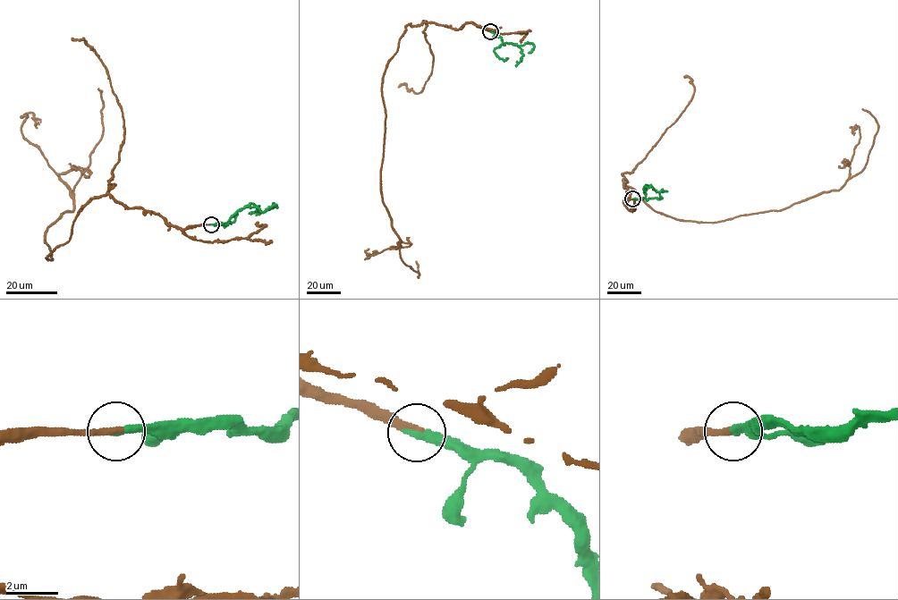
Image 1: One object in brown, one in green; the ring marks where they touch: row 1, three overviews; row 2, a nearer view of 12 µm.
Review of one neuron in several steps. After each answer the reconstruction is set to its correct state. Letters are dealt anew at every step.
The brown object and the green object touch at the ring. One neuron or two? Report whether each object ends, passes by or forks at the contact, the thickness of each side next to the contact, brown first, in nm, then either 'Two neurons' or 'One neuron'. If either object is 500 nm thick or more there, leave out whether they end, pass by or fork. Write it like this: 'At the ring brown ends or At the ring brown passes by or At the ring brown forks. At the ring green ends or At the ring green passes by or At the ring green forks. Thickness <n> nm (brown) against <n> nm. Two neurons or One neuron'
At the ring brown ends. At the ring green ends. Thickness 280 nm (brown) against 340 nm. One neuron

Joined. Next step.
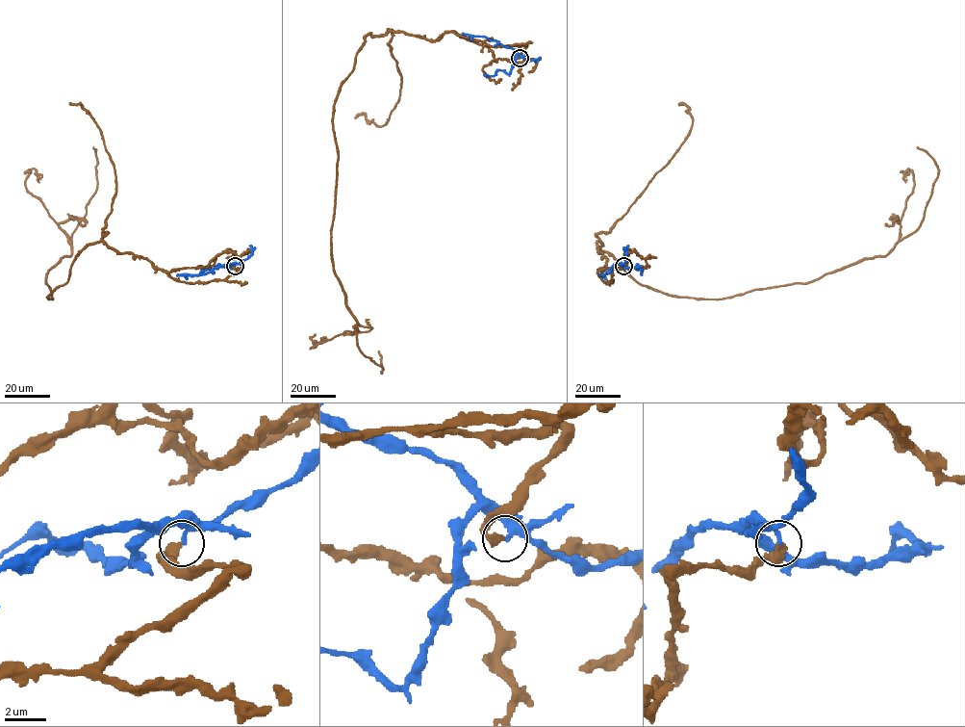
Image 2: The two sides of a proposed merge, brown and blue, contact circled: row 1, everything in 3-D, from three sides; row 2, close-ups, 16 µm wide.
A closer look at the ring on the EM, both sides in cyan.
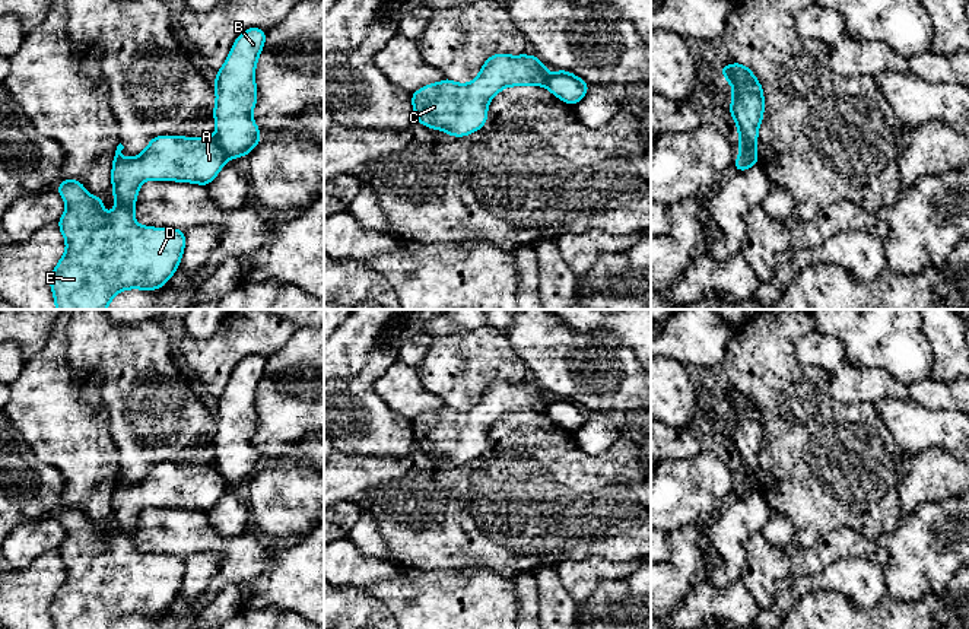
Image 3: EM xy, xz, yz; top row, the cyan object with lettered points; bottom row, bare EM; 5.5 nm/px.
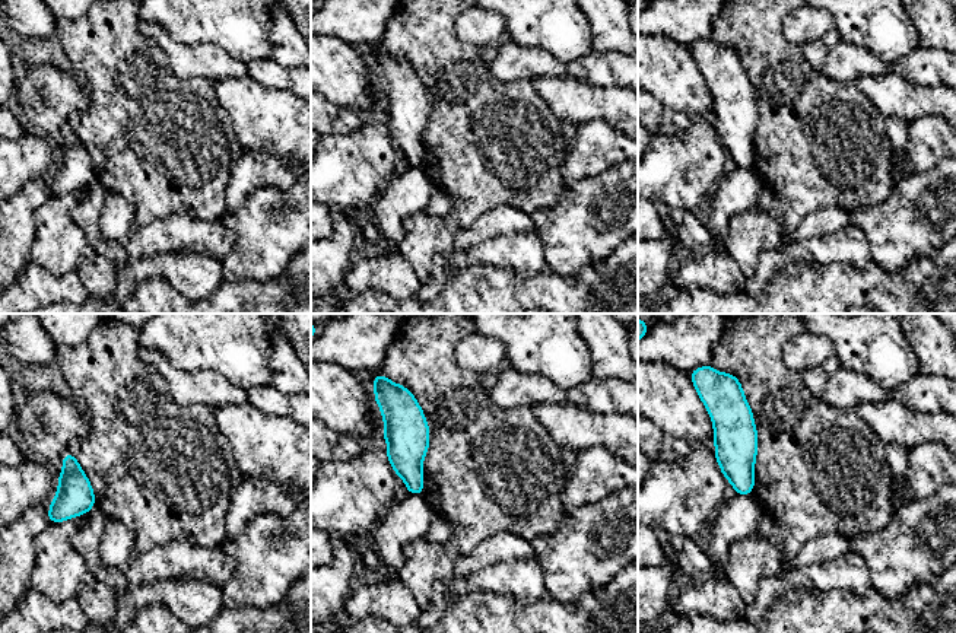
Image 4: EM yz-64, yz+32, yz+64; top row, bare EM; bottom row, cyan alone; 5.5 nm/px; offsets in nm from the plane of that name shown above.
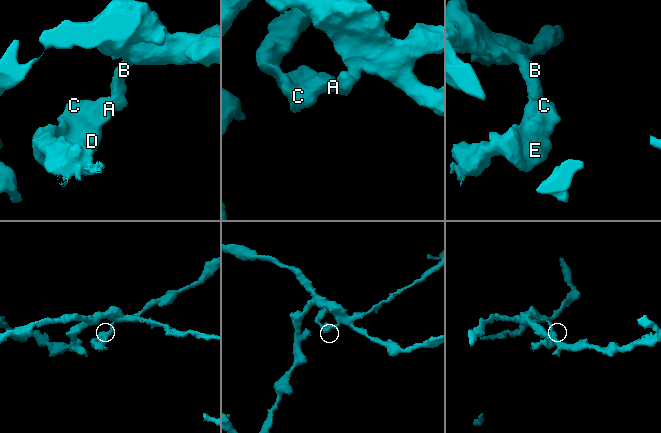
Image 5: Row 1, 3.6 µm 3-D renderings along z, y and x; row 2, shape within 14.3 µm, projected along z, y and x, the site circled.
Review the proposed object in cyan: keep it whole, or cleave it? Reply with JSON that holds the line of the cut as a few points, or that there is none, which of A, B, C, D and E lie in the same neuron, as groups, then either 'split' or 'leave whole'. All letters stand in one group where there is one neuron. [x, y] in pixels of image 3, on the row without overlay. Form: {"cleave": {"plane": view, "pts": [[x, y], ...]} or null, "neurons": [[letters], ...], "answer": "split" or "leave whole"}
{"cleave": {"plane": "xy", "pts": [[215, 461], [226, 483]]}, "neurons": [["A", "C", "D", "E"], ["B"]], "answer": "split"}

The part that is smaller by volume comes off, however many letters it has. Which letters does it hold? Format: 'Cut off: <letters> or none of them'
Cut off: A, C, D, E

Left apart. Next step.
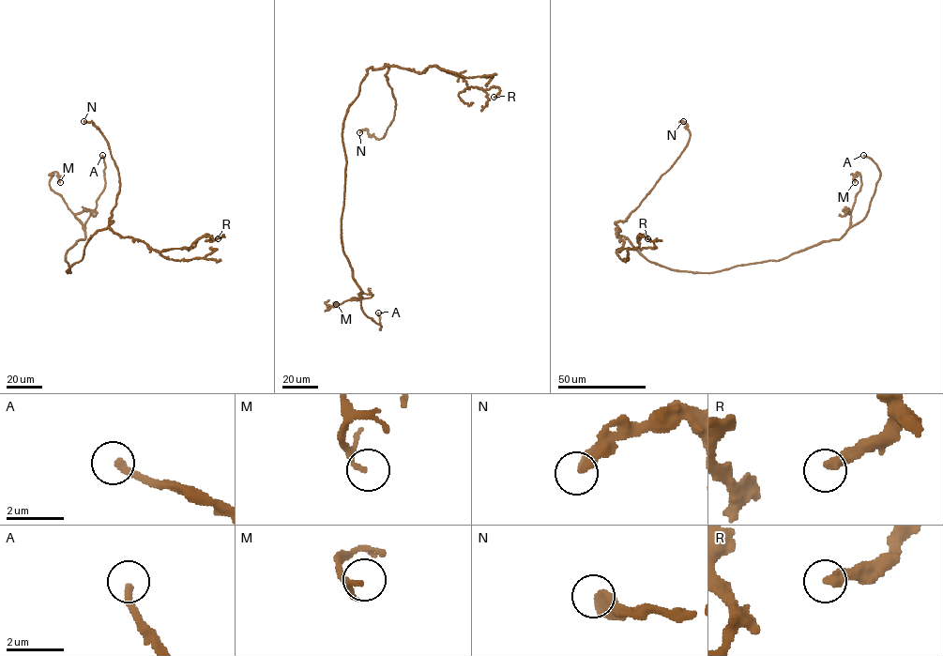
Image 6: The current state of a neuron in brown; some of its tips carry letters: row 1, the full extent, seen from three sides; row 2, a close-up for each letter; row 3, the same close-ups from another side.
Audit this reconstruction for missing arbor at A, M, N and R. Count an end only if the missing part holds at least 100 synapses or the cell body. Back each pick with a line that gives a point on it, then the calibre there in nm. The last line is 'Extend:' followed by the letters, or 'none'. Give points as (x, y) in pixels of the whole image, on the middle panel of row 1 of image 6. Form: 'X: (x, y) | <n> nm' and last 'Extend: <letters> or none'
A: (378, 312) | 260 nm
Extend: A

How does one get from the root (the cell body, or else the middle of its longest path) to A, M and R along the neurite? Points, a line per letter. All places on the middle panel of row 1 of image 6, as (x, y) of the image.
A: (342, 143), (346, 165), (342, 250), (361, 290), (361, 310), (381, 326), (380, 329), (378, 312)
M: (342, 143), (346, 165), (342, 241), (360, 296), (325, 311), (336, 304)
R: (342, 143), (347, 109), (370, 68), (423, 72), (436, 65), (467, 88), (497, 87), (494, 97)

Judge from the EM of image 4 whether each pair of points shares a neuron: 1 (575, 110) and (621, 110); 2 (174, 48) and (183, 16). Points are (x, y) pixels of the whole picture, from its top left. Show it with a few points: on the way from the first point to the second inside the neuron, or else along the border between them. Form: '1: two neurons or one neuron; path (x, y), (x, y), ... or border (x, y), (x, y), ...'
1: one neuron; path (587, 110), (609, 110)
2: two neurons; border (171, 38), (186, 44), (209, 44)

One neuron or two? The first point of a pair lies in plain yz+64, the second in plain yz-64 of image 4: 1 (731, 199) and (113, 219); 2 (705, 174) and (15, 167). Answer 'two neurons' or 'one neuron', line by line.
1: two neurons
2: one neuron

